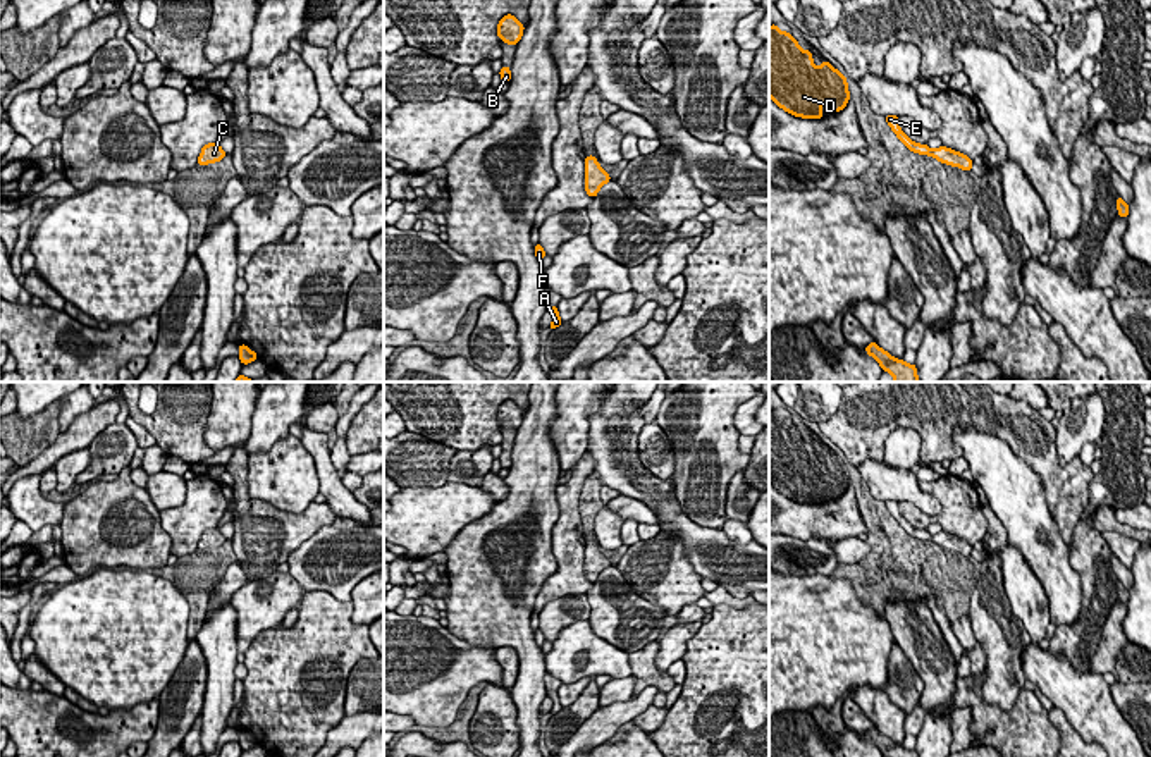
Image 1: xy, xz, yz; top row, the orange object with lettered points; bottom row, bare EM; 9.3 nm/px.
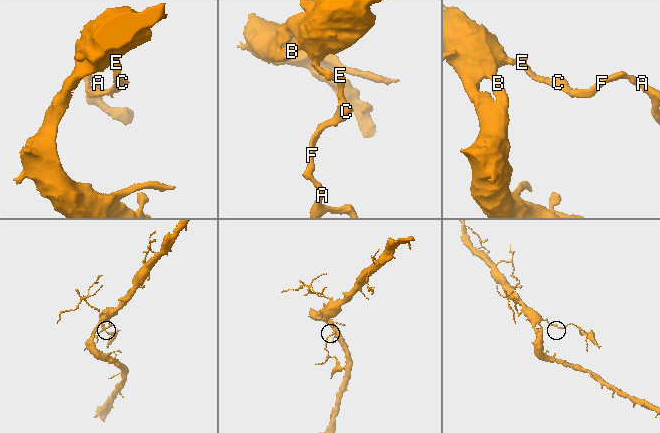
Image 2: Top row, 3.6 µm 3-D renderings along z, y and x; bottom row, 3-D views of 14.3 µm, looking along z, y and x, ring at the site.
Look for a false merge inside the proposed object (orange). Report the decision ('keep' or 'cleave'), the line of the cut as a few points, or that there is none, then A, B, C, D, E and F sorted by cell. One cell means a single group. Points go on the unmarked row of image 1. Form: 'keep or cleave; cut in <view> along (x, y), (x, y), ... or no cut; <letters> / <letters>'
keep; no cut; A B C D E F

